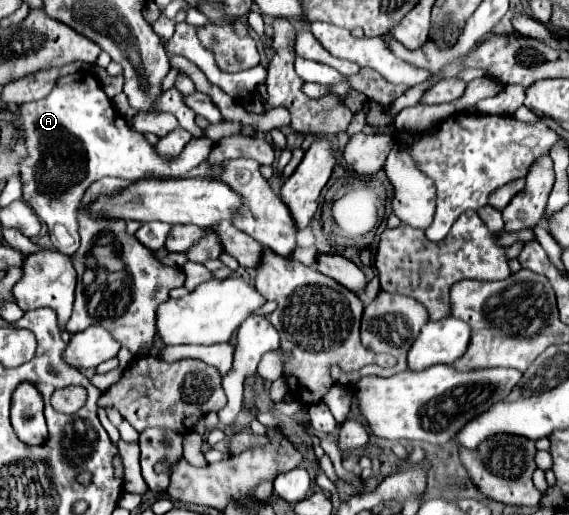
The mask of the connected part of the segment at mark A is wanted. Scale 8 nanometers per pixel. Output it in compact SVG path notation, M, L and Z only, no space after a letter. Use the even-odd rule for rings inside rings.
M88 70L58 78L46 98L22 104L20 118L30 154L20 162L22 198L48 224L52 246L68 256L80 246L78 206L92 182L104 176L118 176L124 180L142 180L148 176L180 178L204 162L212 148L212 140L192 138L176 158L162 158L144 134L132 130L114 110L98 76Z

